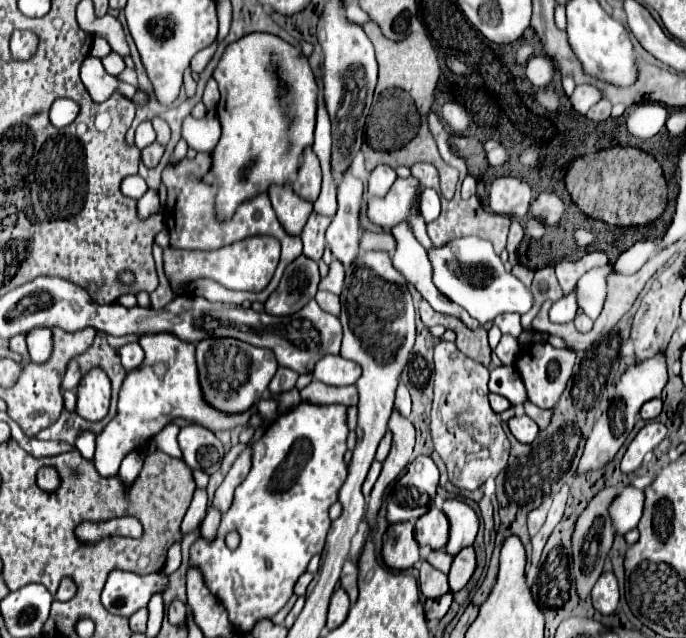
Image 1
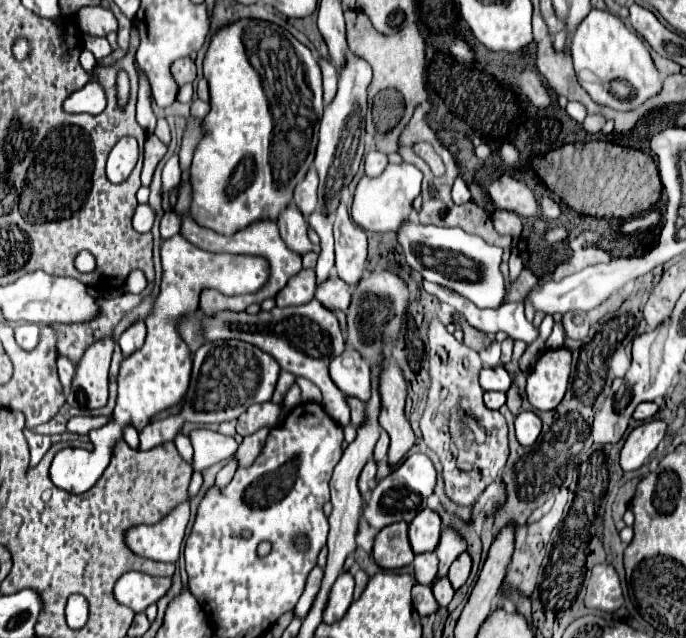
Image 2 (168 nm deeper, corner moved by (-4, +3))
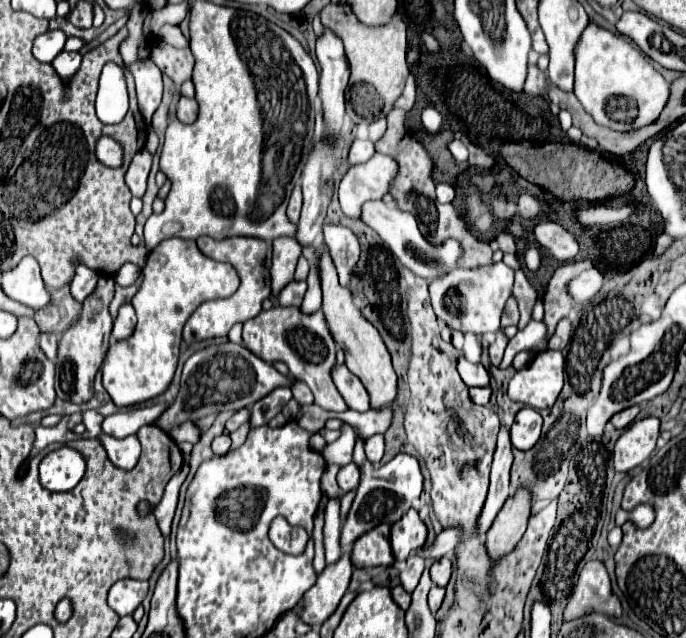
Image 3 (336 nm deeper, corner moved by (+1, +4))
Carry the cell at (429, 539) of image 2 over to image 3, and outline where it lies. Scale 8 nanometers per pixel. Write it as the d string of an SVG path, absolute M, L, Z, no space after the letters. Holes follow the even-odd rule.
M409 509L393 527L391 527L391 545L397 561L405 561L411 551L417 551L427 541L427 525L419 519L415 509Z

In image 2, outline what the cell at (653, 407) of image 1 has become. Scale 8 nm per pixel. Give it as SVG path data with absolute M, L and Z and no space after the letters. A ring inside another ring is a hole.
M644 402L644 404L640 404L640 406L634 410L632 418L634 418L634 420L650 420L656 412L658 412L658 404L656 404L656 402Z

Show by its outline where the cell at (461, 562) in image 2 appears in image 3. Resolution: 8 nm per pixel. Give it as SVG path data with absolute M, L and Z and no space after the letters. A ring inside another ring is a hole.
M447 557L437 559L437 561L433 563L433 567L431 567L431 579L433 579L433 583L439 585L439 587L447 587L447 583L449 583L449 579L451 579L451 573L453 573L453 563L451 563L451 559L447 559Z

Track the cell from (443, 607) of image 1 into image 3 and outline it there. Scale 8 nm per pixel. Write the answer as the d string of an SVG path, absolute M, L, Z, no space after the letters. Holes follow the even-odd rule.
M397 585L397 587L393 587L393 599L395 599L395 603L403 609L403 611L407 611L409 609L409 605L411 605L411 593L407 593L401 585Z

